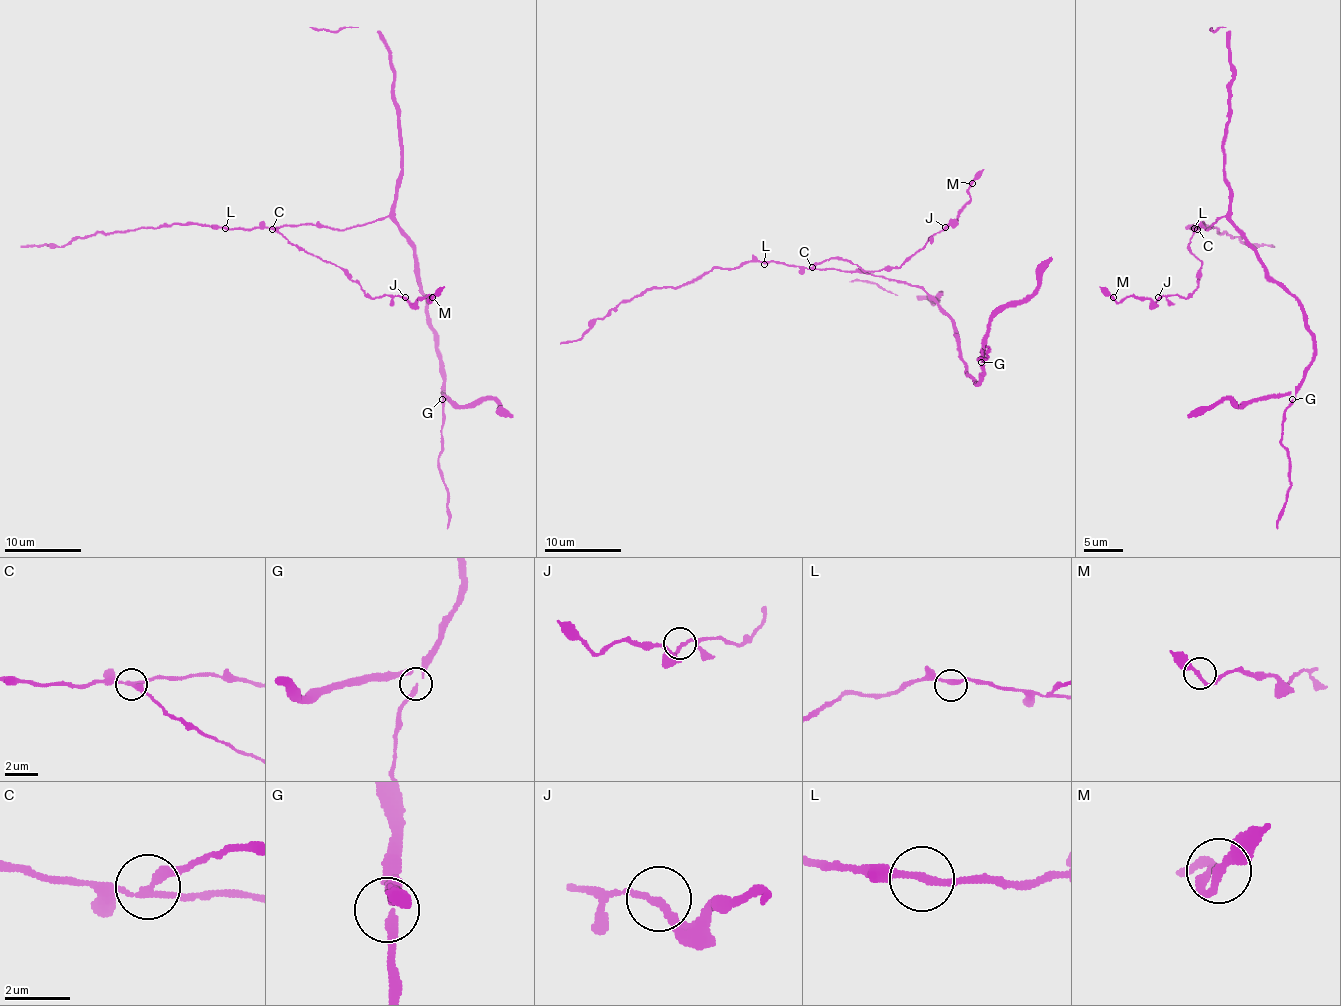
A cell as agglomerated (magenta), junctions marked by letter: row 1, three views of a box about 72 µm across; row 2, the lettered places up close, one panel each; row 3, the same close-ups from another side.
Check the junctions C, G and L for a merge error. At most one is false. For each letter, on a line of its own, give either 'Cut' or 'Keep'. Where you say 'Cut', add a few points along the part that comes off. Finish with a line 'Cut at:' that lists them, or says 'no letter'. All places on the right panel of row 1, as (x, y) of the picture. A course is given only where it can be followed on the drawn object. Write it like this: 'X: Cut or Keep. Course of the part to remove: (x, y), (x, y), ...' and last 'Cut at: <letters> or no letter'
C: Cut. Course of the part to remove: (1198, 228), (1188, 249), (1202, 266), (1186, 297), (1115, 301), (1100, 286)
G: Keep
L: Keep
Cut at: C

